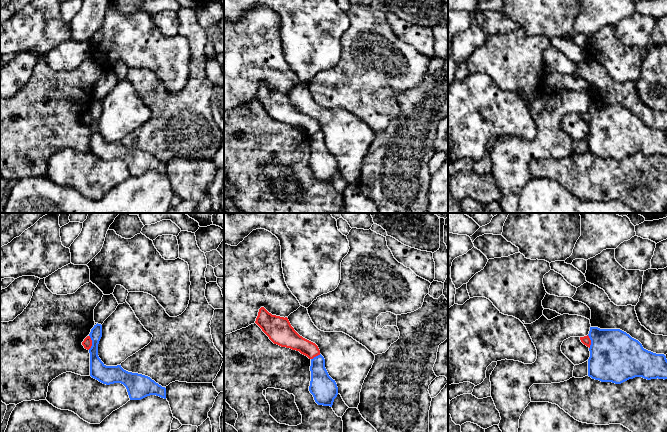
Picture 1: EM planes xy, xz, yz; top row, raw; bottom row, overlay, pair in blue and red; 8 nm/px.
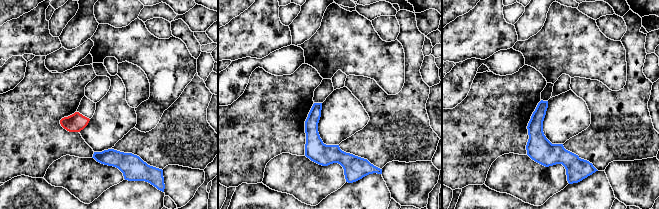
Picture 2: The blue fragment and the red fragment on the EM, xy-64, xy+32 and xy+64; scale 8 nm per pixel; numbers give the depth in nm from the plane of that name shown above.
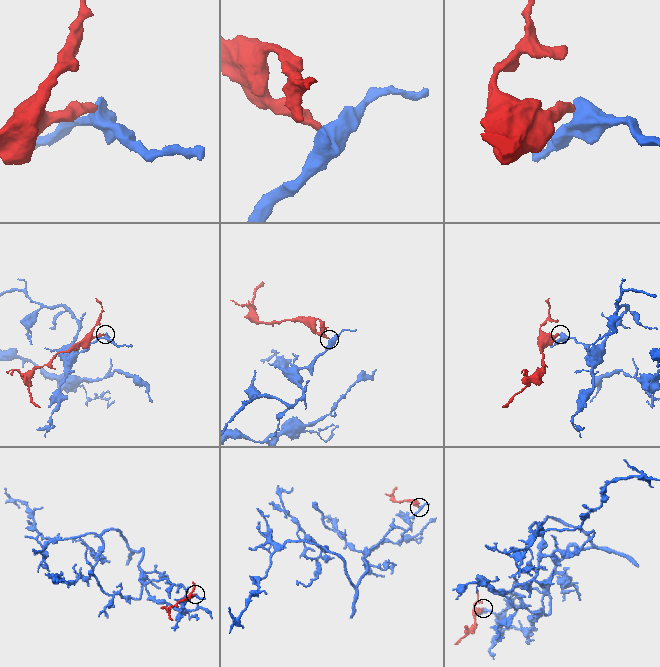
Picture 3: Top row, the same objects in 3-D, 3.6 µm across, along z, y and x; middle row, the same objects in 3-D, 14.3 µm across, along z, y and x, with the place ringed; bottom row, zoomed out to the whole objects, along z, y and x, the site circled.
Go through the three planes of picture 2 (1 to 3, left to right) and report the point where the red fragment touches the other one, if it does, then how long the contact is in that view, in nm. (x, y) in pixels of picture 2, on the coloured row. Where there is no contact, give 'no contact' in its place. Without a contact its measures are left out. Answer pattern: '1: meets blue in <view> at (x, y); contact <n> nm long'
1: no contact
2: no contact
3: no contact

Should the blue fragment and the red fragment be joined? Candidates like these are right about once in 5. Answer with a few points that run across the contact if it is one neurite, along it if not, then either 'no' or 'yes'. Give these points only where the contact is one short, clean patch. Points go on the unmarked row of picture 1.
xy (89, 111), (91, 122), (88, 125) | no

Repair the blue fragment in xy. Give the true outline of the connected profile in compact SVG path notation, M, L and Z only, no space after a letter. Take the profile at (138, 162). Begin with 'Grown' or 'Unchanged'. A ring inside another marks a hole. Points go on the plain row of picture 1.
Unchanged. M96 100L89 110L92 116L90 129L90 152L99 158L110 161L123 160L130 176L141 176L150 171L166 175L166 164L162 163L150 153L124 146L121 141L106 142L98 132L98 120L102 113L102 101Z

